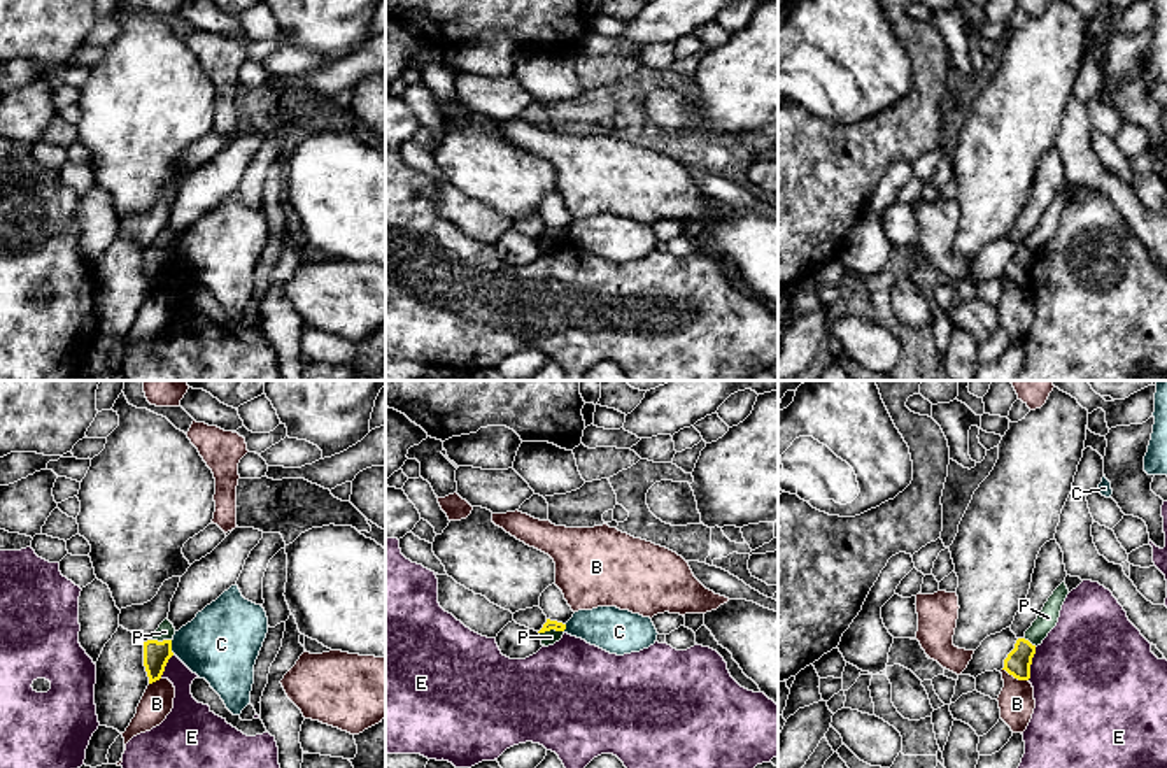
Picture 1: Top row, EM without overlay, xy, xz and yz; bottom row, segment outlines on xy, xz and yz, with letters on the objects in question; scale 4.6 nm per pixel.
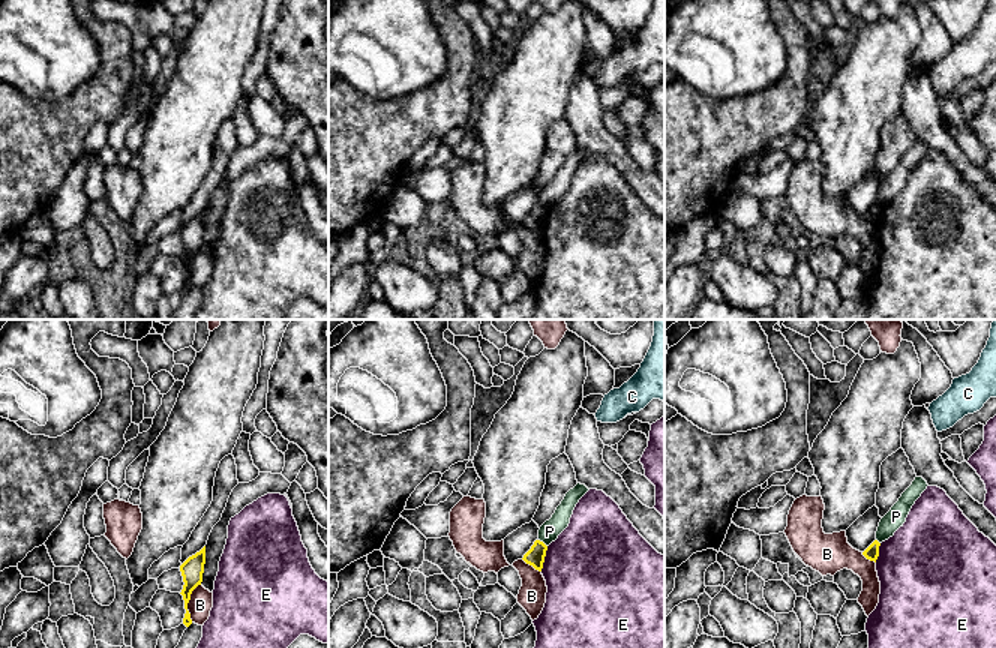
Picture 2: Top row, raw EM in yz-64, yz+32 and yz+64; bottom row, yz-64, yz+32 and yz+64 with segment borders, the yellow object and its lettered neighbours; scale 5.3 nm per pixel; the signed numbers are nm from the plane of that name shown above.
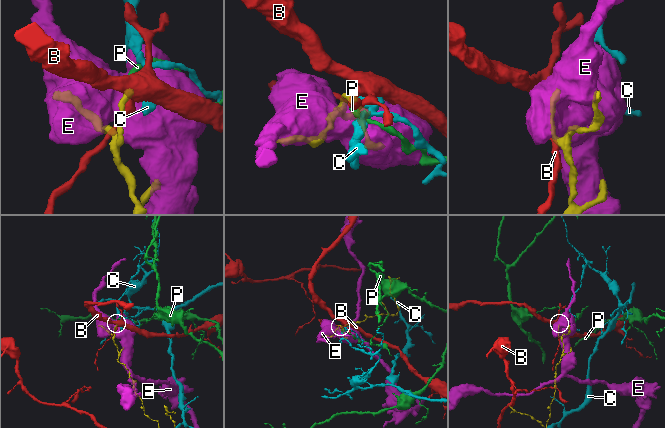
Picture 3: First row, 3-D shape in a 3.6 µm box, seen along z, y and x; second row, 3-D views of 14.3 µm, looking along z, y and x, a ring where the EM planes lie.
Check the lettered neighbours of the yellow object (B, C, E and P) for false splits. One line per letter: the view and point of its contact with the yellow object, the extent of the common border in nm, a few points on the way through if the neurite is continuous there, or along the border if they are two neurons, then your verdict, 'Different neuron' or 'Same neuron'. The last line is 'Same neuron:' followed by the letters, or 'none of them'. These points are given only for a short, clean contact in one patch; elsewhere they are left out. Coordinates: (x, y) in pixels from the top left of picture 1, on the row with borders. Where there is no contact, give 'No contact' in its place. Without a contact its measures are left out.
B: Touches yellow at yz (1015, 677). Shared border 130 nm. Different neuron
C: Touches yellow at xy (170, 647). Shared border 70 nm. Boundary: xy (170, 640), (174, 653). Different neuron
E: Touches yellow at yz (1031, 663). Shared border 160 nm. Different neuron
P: Touches yellow at xz (551, 628). Shared border 110 nm. Boundary: xz (563, 630), (545, 630), (540, 633). Different neuron
Same neuron: none of them

